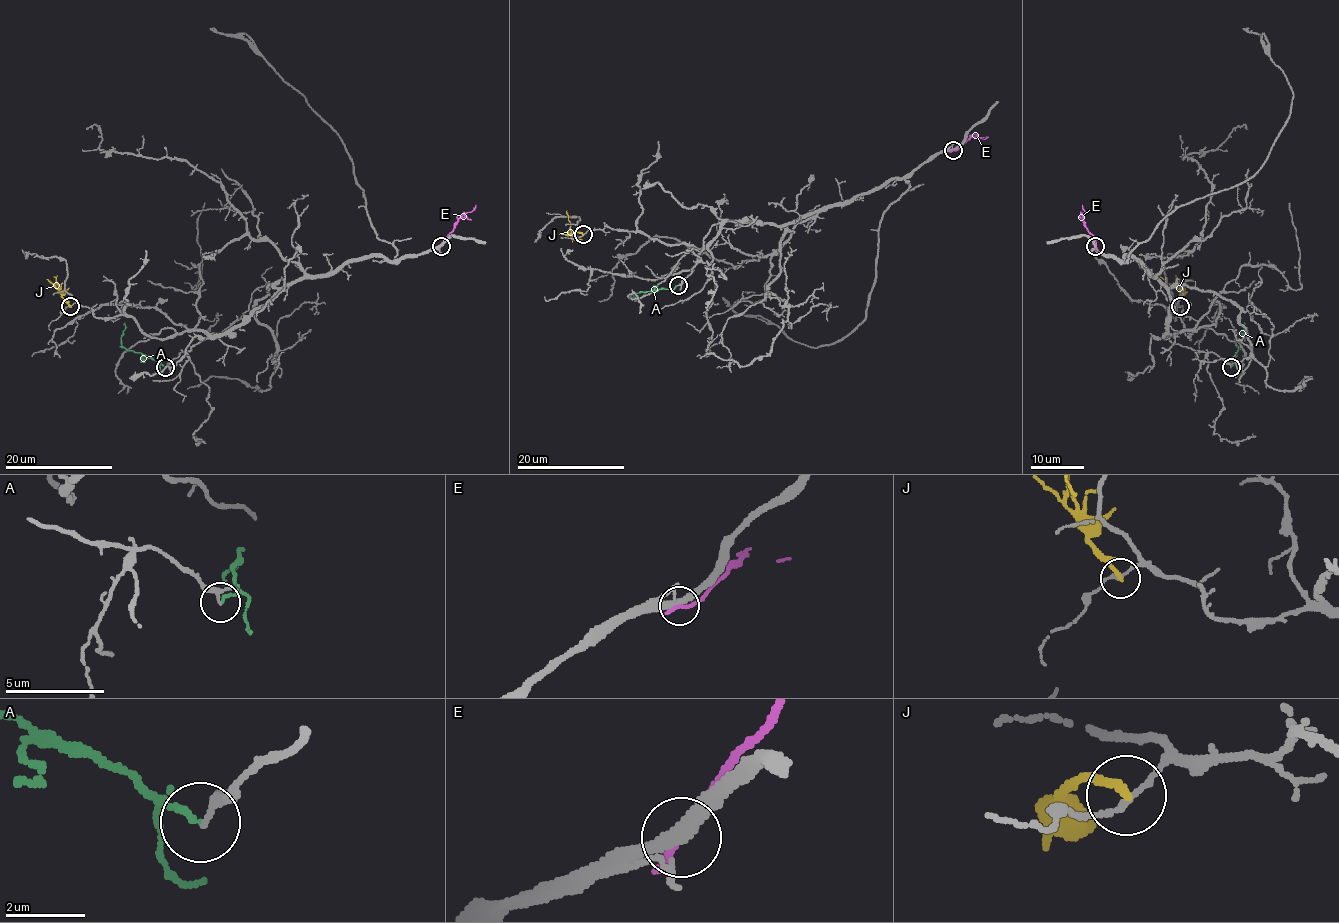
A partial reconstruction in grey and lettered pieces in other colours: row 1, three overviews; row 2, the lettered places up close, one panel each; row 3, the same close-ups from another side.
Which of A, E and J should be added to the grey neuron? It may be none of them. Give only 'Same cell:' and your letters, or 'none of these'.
Same cell: A

